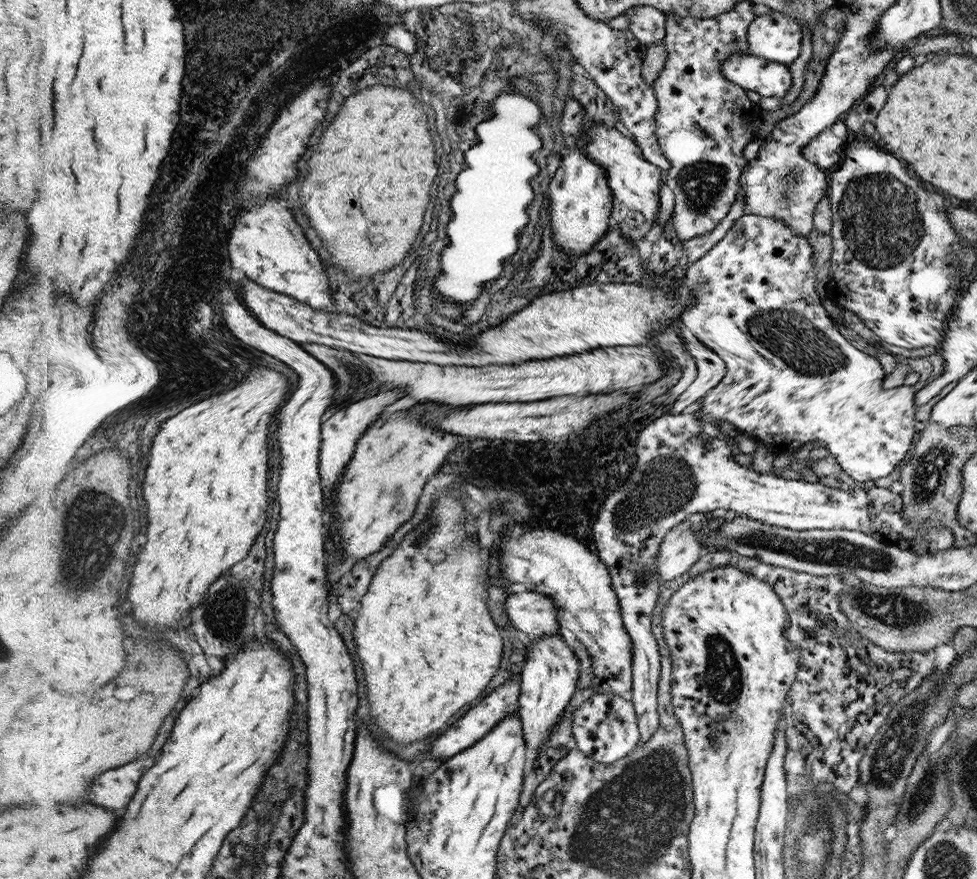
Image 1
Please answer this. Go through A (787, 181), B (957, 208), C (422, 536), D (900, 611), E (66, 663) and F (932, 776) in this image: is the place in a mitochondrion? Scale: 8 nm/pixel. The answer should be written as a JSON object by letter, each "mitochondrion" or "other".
{"A":"mitochondrion","B":"other","C":"mitochondrion","D":"mitochondrion","E":"other","F":"mitochondrion"}

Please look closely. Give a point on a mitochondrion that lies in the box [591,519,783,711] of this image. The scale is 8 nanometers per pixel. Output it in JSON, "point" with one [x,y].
{"point":[642,574]}

